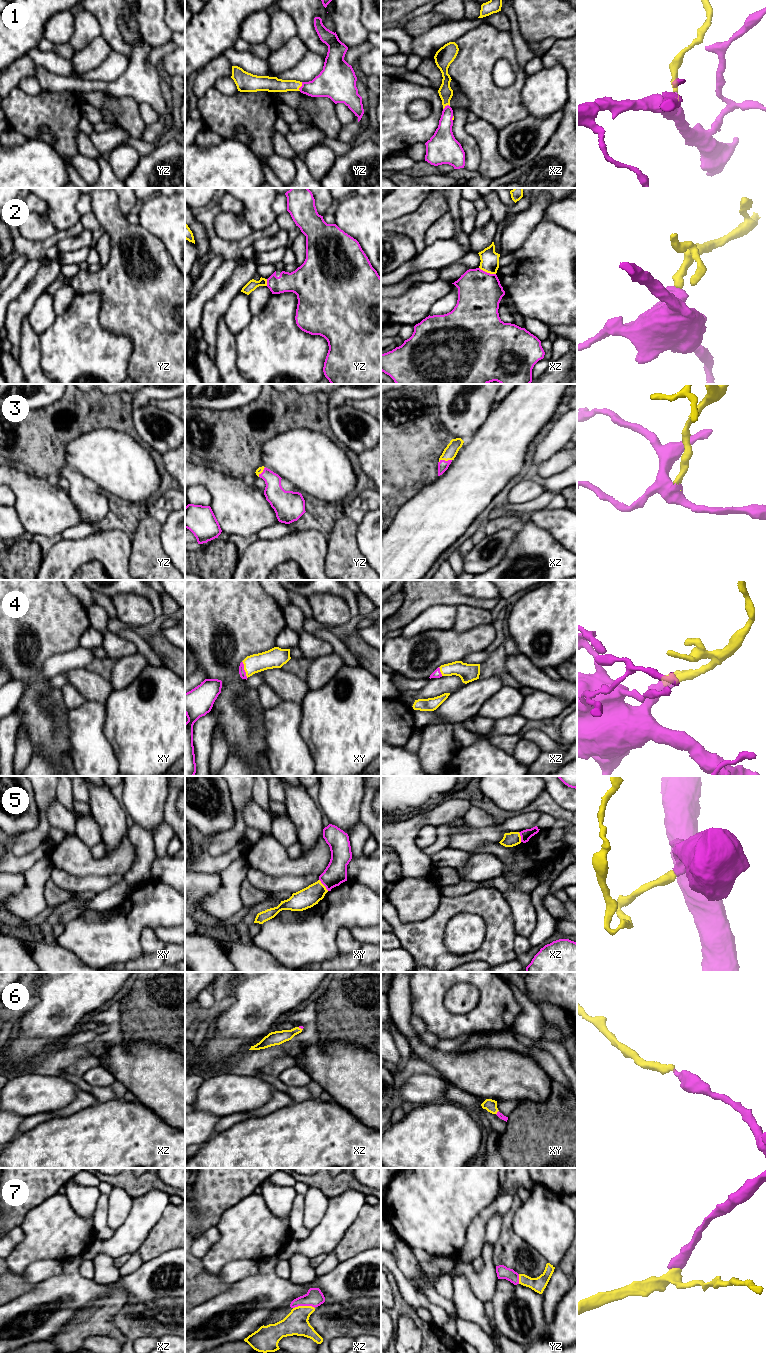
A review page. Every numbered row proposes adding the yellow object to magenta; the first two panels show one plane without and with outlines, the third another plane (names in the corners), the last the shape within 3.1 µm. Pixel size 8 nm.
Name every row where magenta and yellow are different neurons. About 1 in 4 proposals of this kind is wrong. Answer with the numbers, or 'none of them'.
2, 5

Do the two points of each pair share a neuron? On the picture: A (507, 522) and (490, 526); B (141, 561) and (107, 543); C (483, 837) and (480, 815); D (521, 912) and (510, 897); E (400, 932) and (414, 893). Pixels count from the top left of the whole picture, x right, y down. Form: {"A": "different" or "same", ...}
{"A": "same", "B": "different", "C": "different", "D": "same", "E": "different"}

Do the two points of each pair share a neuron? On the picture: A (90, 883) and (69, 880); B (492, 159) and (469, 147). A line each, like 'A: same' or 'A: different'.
A: same
B: different

